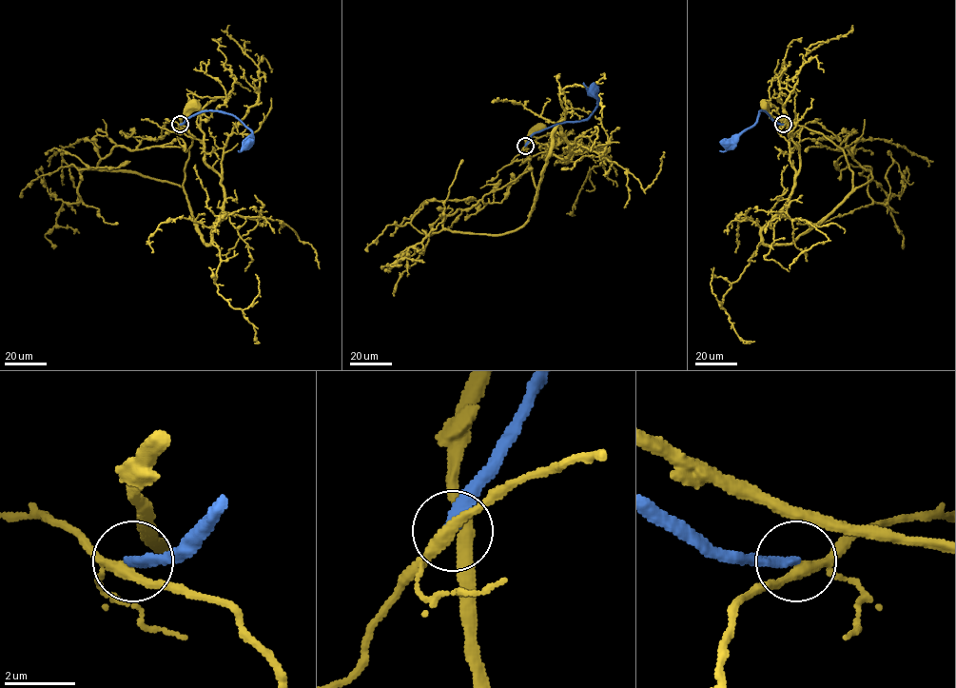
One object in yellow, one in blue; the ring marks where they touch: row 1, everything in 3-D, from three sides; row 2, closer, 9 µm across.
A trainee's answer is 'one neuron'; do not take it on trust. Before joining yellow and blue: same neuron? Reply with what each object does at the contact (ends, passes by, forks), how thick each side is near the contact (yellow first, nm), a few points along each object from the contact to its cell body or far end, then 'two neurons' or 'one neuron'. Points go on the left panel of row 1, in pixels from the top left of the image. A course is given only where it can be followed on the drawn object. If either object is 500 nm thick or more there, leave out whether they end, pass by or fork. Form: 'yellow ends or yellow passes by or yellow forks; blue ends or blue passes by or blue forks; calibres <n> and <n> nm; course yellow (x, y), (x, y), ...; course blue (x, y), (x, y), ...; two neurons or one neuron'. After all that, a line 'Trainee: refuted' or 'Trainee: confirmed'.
yellow forks; blue ends; calibres 240 and 280 nm; course yellow (180, 124), (221, 177), (223, 212), (207, 245), (183, 186), (192, 140), (181, 119), (192, 103); course blue (180, 124), (200, 112), (225, 112), (235, 116), (251, 131), (252, 141), (247, 145); two neurons
Trainee: refuted

